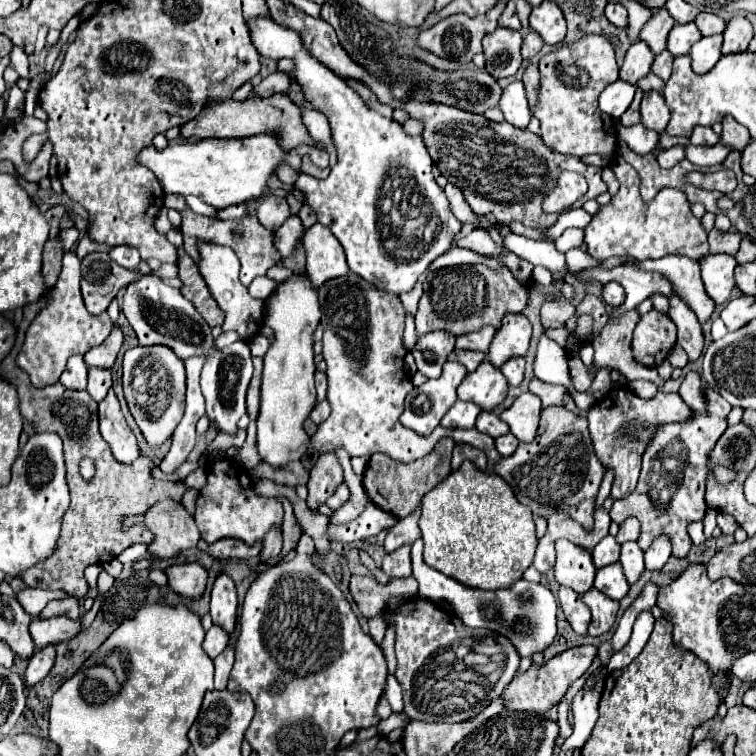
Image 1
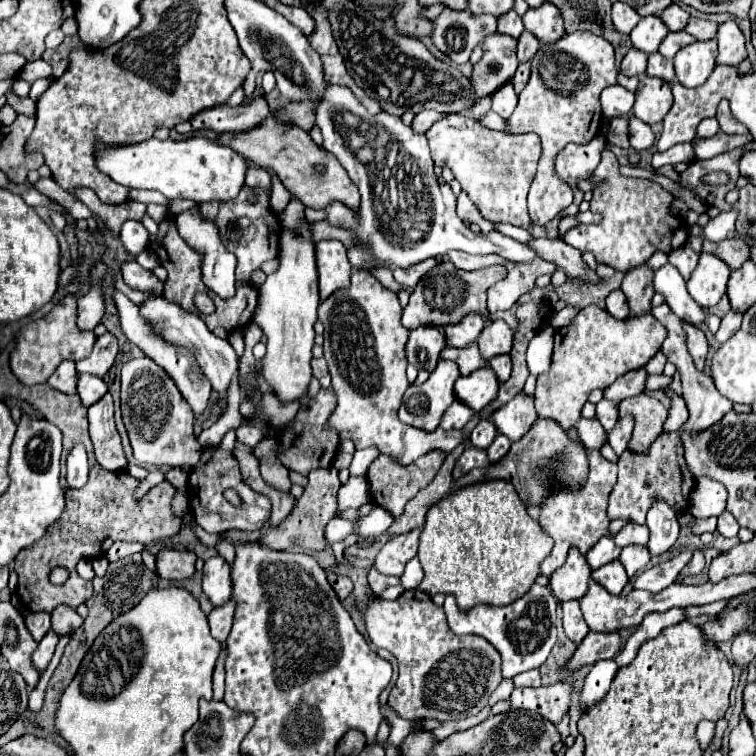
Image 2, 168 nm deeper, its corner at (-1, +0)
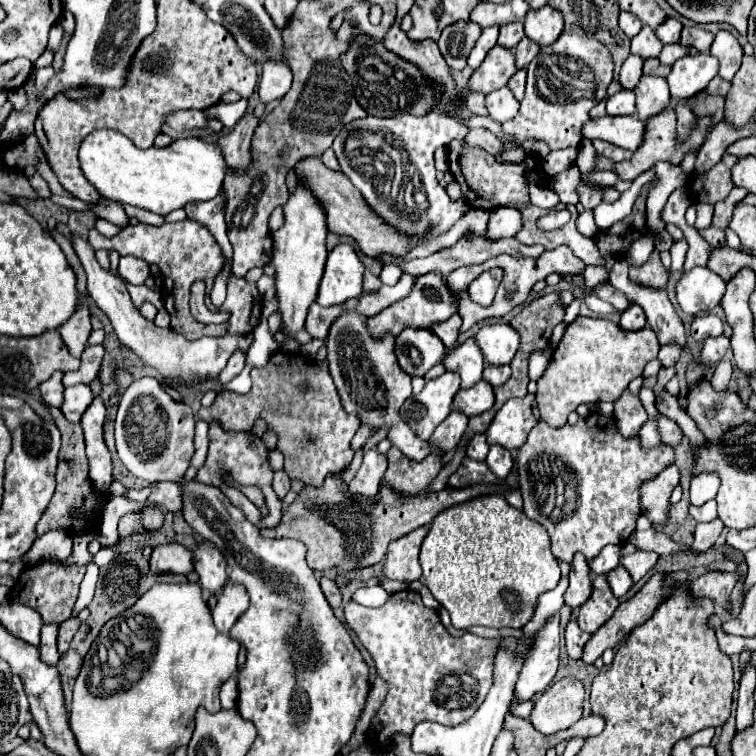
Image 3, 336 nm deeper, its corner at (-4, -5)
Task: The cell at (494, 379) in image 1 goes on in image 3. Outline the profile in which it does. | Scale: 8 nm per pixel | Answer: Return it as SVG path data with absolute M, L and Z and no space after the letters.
M480 381L470 389L460 389L454 397L454 409L460 413L464 411L466 417L480 415L488 411L492 405L494 405L494 391L492 385L488 385L486 381Z

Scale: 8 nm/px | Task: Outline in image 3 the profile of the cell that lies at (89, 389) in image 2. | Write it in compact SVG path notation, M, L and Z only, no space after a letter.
M74 385L74 387L68 387L64 391L64 403L60 407L60 411L64 413L64 417L72 423L78 423L82 413L86 411L86 407L92 403L92 393L90 393L90 387L88 385Z

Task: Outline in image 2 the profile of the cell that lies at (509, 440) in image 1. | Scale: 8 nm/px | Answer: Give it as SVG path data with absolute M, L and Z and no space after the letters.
M499 434L499 436L493 440L493 444L487 448L489 460L491 460L491 462L501 460L501 458L509 452L509 448L511 448L511 442L507 440L507 436L501 436L501 434Z

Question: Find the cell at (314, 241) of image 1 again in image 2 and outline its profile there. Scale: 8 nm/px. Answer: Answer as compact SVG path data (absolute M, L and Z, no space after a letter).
M321 240L315 244L317 270L319 270L319 292L325 300L337 288L349 284L351 264L347 260L347 248L339 240Z

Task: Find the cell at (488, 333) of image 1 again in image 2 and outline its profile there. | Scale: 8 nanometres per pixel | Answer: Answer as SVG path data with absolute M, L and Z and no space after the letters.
M469 314L459 324L445 326L447 346L467 348L469 344L477 342L477 338L479 338L479 334L481 334L483 328L485 328L485 320L479 314Z

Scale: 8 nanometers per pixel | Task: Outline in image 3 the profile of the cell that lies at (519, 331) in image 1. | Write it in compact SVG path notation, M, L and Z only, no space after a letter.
M496 323L496 325L484 325L476 333L476 343L484 353L486 363L492 365L506 365L512 361L514 353L518 351L520 335L512 325Z

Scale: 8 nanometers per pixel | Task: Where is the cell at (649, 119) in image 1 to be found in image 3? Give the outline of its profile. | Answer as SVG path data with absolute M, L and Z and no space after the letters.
M642 75L634 93L636 93L636 117L640 121L646 121L648 117L660 113L664 107L668 107L670 101L668 83L662 77Z

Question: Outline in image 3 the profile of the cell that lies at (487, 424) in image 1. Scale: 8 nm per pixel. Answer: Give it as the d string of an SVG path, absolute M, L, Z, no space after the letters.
M476 435L476 437L472 437L472 441L470 441L468 449L466 449L466 457L474 459L474 461L484 461L486 455L488 455L488 449L490 449L490 445L488 445L486 437Z

